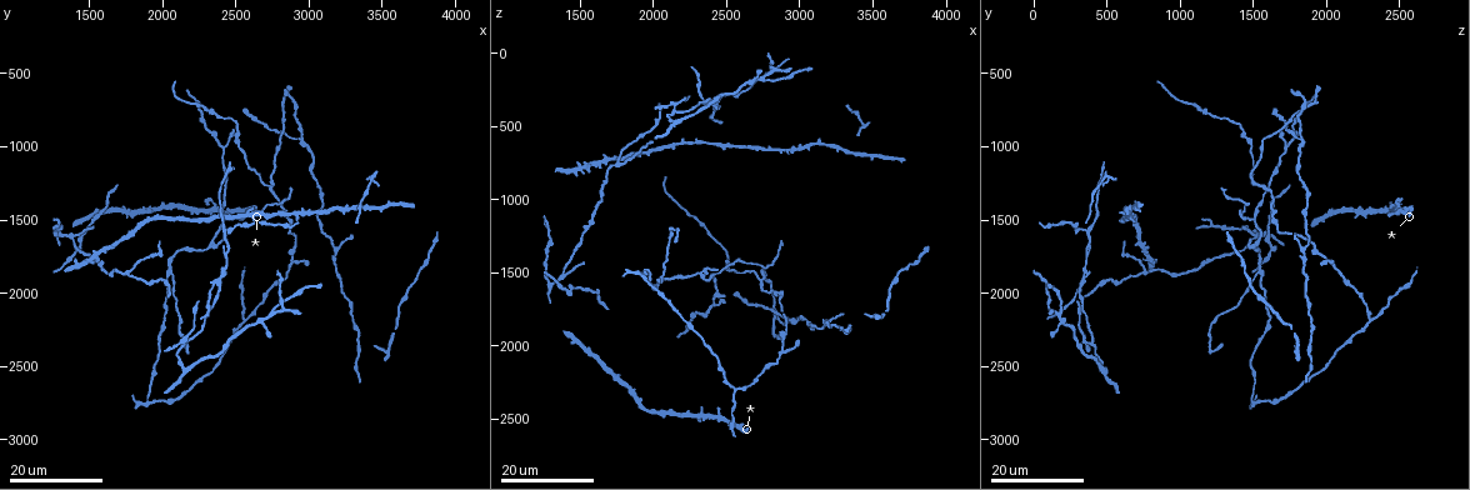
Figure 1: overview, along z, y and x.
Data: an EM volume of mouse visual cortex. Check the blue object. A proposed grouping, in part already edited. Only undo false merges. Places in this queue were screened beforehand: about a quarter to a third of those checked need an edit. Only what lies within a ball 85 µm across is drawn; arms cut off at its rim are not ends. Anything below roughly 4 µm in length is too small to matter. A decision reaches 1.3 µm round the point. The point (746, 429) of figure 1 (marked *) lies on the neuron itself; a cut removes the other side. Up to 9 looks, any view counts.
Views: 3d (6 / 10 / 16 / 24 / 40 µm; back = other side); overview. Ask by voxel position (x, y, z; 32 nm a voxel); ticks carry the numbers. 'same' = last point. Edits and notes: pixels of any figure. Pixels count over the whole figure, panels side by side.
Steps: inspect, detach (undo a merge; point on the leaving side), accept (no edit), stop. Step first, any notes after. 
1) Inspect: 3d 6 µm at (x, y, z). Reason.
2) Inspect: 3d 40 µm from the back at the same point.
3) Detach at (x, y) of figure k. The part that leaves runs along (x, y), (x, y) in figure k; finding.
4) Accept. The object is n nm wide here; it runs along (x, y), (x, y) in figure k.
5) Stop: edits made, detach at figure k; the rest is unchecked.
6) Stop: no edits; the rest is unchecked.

Inspect: 3d 16 µm at (2440, 1500, 1500). Three arms meet.

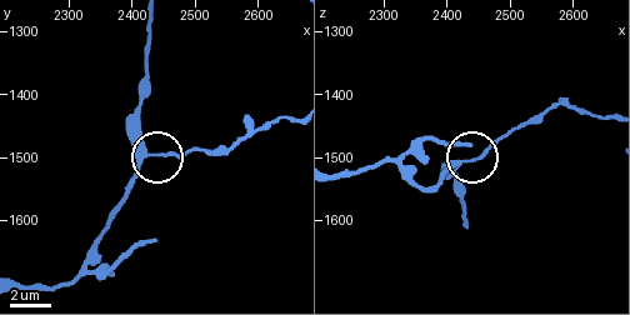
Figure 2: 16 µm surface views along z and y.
Inspect: 3d 6 µm at (2435, 1495, 1505).

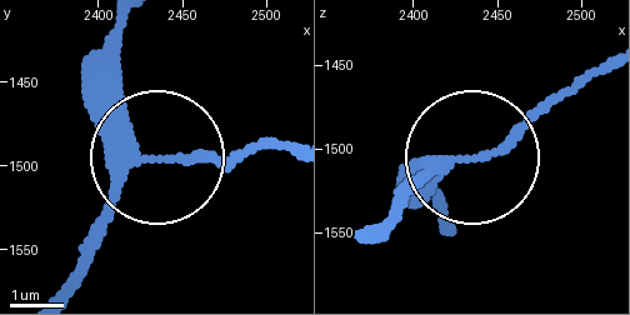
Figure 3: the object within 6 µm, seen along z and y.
Inspect: 3d 6 µm from the back at (2434, 1496, 1506). Other side.

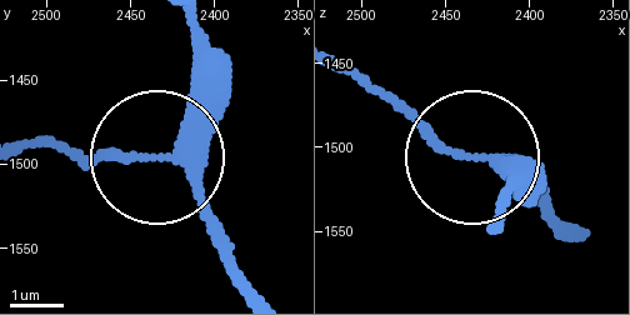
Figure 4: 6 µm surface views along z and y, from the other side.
Accept. It runs along (251, 281), (184, 174), (54, 146) in figure 4; all the same neuron.

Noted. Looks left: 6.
Inspect: 3d 16 µm at (1760, 1860, 740).

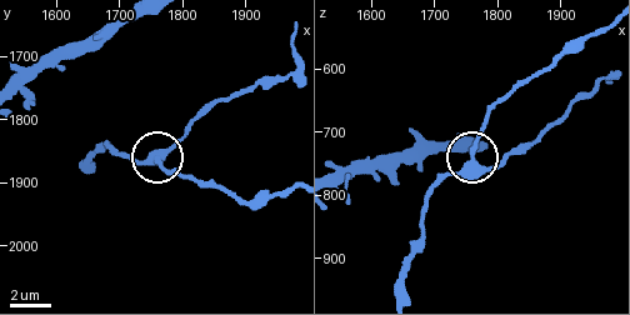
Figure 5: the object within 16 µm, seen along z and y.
Inspect: 3d 10 µm at (1755, 1860, 735).

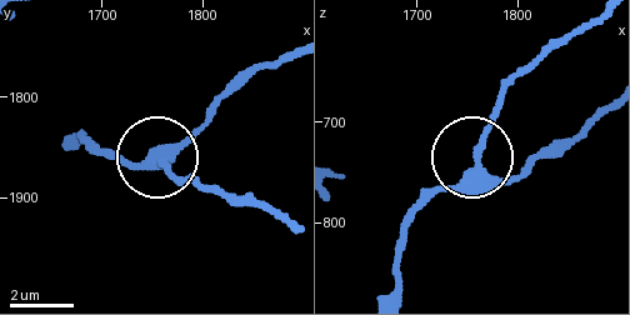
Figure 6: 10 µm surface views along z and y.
Inspect: 3d 10 µm from the back at (1762, 1862, 736).

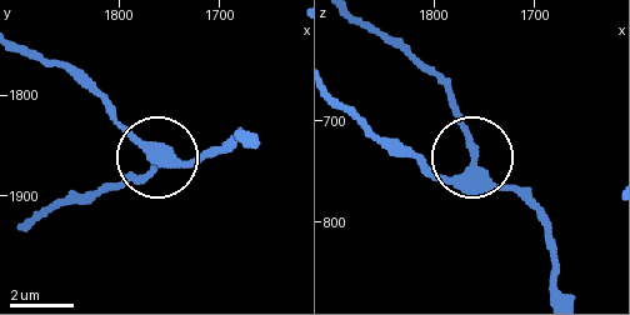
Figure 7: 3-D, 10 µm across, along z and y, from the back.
Accept. 3 arms meet here; it runs along (560, 294), (550, 230), (520, 198), (473, 163), (426, 173) in figure 7; one neuron here.

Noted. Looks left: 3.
Inspect: 3d 24 µm at (2060, 1840, 1540). Branch point.

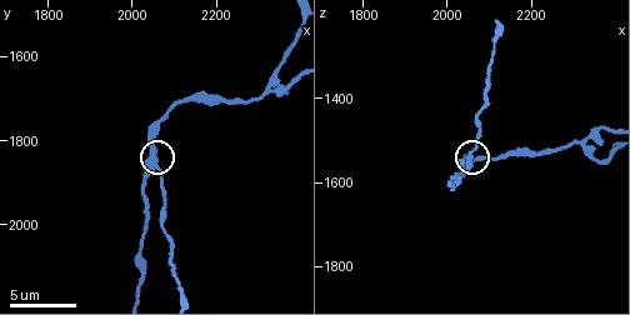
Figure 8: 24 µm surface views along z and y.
Inspect: 3d 6 µm at (2050, 1855, 1535).

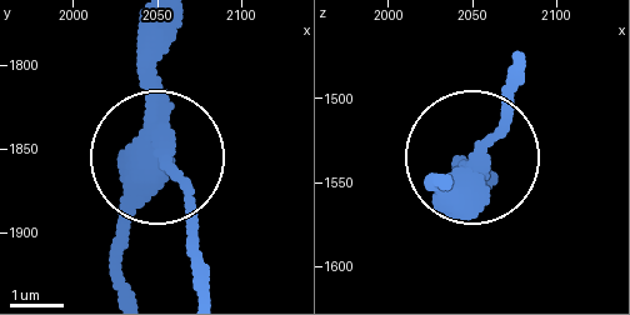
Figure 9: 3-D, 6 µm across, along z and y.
Detach at (188, 193) of figure 9. The part that leaves runs along (158, 126), (198, 283) in figure 9; two neurons meet here.

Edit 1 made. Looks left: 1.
Stop: edits made, detach at figure 9; the rest is unchecked.

